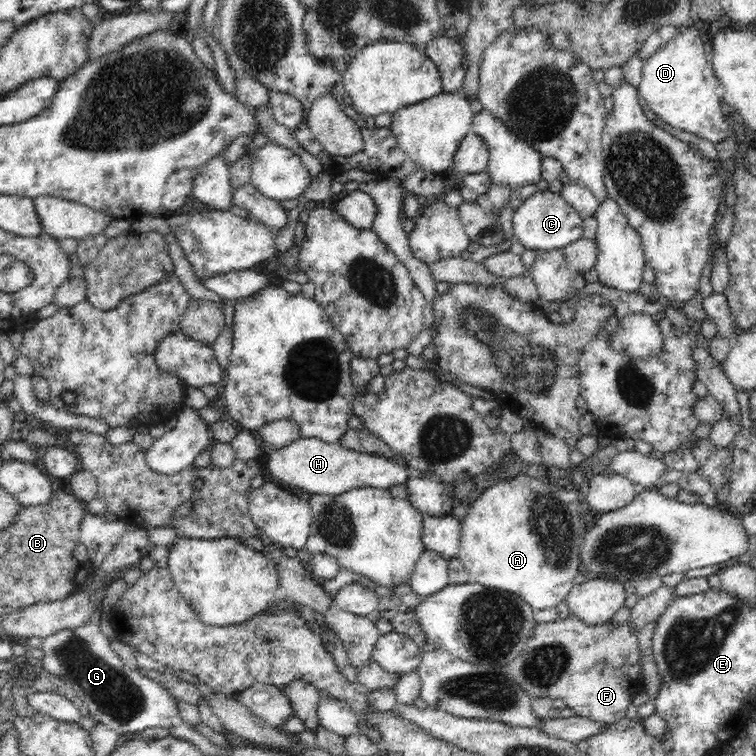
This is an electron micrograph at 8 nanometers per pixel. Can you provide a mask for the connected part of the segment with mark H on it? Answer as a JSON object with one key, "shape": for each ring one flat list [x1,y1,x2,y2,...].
{"shape":[[300,438,288,446,274,450,268,458,268,470,274,480,286,487,298,486,310,494,344,494,356,488,390,489,392,486,406,485,412,471,396,459,378,454,358,452,339,443,328,444,318,438]]}

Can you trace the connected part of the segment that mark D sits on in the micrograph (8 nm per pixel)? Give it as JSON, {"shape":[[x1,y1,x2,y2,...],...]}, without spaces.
{"shape":[[688,24,681,27,670,42,643,61,638,89,640,98,644,98,647,108,658,119,672,128,680,128,716,144,731,136,732,130,722,111,724,102,716,94,716,75,712,63,706,60,706,54,698,26]]}

